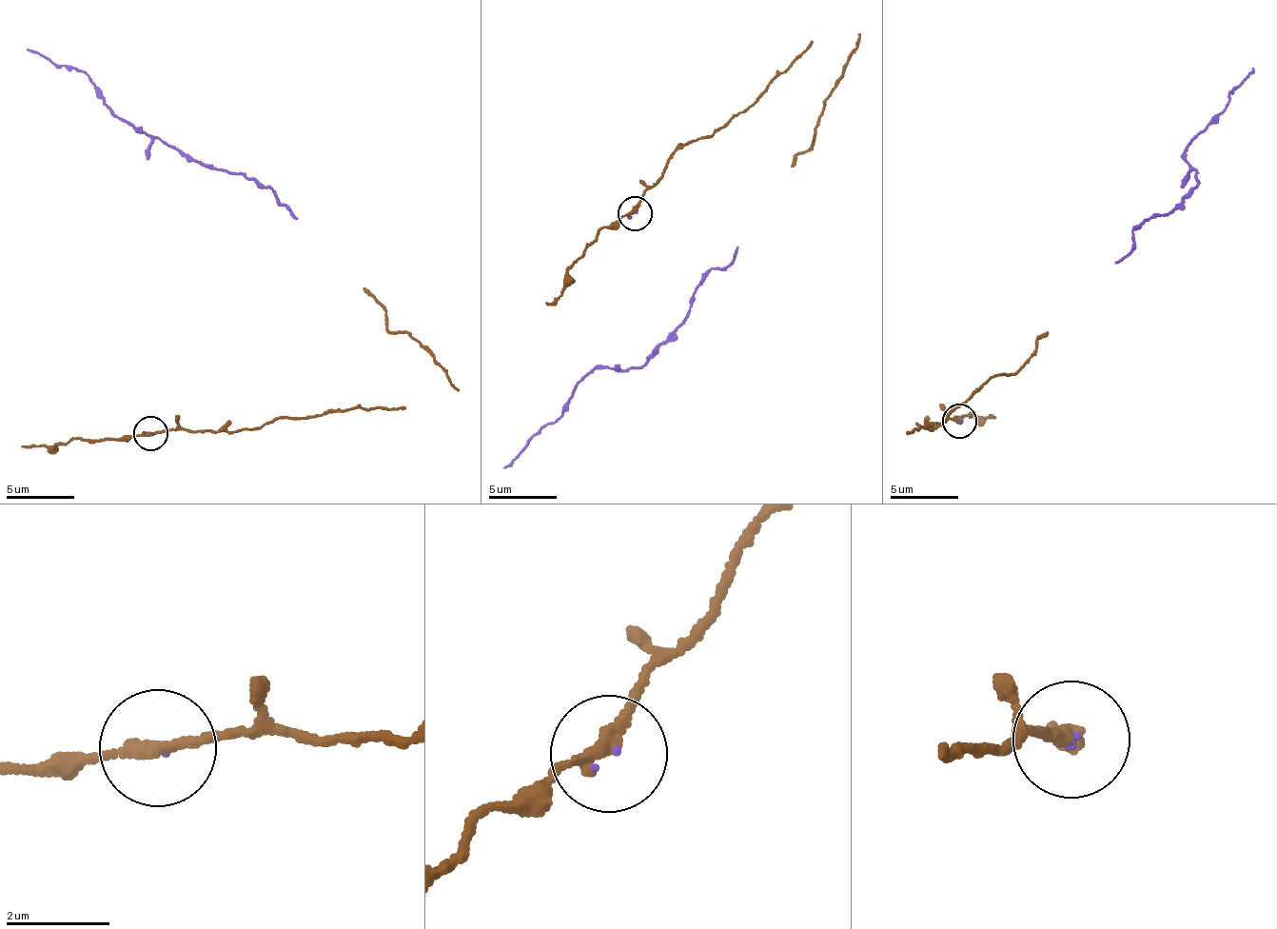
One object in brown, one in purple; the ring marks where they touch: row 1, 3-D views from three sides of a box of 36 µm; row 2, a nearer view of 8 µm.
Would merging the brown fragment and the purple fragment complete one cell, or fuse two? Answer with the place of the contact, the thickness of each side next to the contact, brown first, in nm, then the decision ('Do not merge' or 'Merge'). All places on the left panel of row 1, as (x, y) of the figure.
Place: (150, 433). Thickness 240 nm (brown) against 50 nm. Merge

